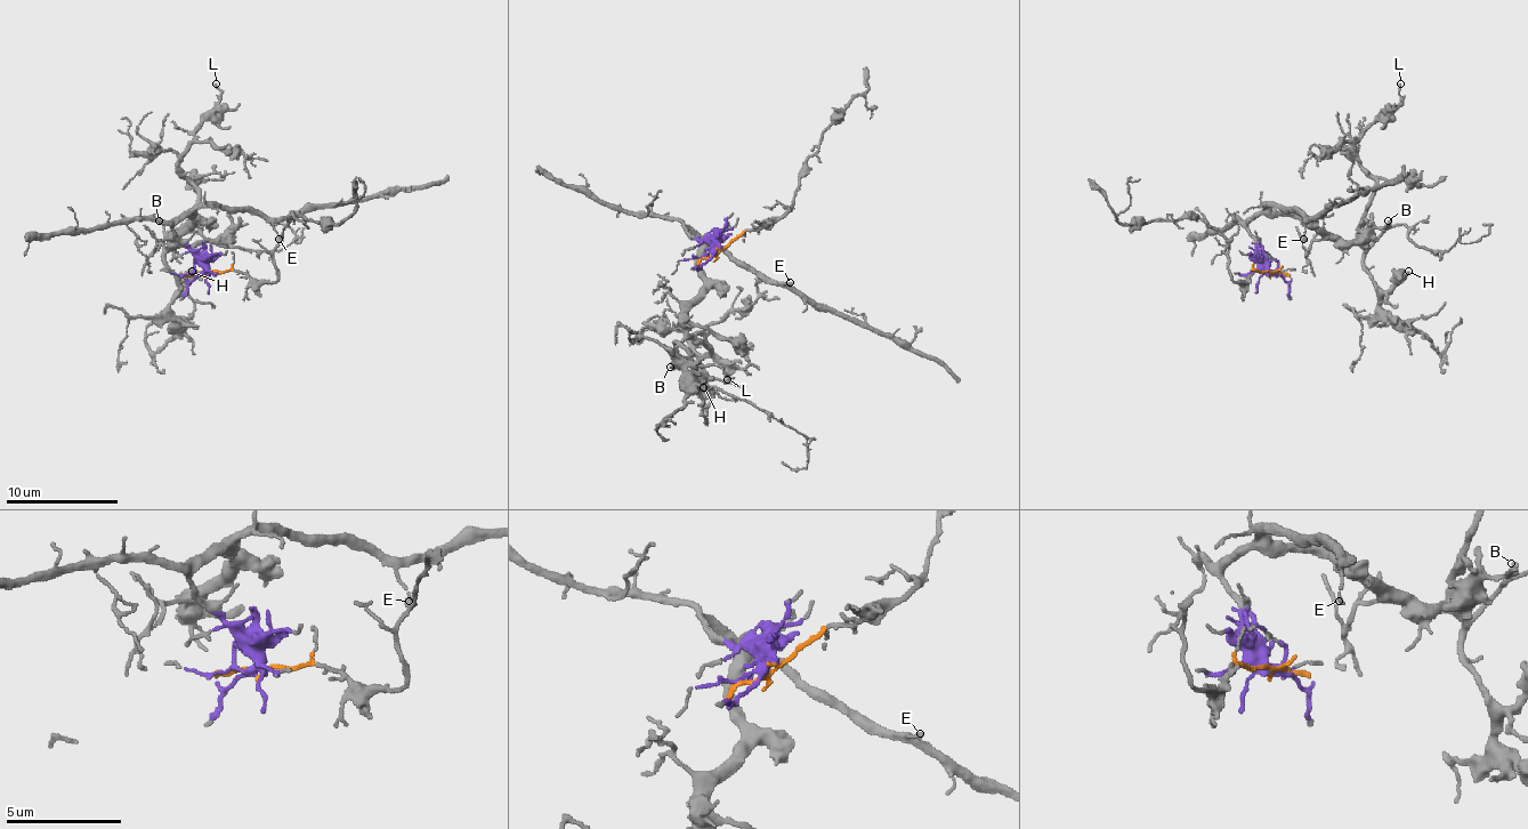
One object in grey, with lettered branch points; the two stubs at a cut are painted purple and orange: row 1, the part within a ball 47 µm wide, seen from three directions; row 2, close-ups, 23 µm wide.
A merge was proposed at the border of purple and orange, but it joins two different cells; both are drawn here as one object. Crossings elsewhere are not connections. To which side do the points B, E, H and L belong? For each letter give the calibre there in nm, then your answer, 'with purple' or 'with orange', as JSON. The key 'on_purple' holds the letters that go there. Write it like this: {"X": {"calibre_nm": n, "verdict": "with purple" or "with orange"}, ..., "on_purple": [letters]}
{"B": {"calibre_nm": 130, "verdict": "with purple"}, "E": {"calibre_nm": 120, "verdict": "with purple"}, "H": {"calibre_nm": 600, "verdict": "with purple"}, "L": {"calibre_nm": 150, "verdict": "with purple"}, "on_purple": ["B", "E", "H", "L"]}

